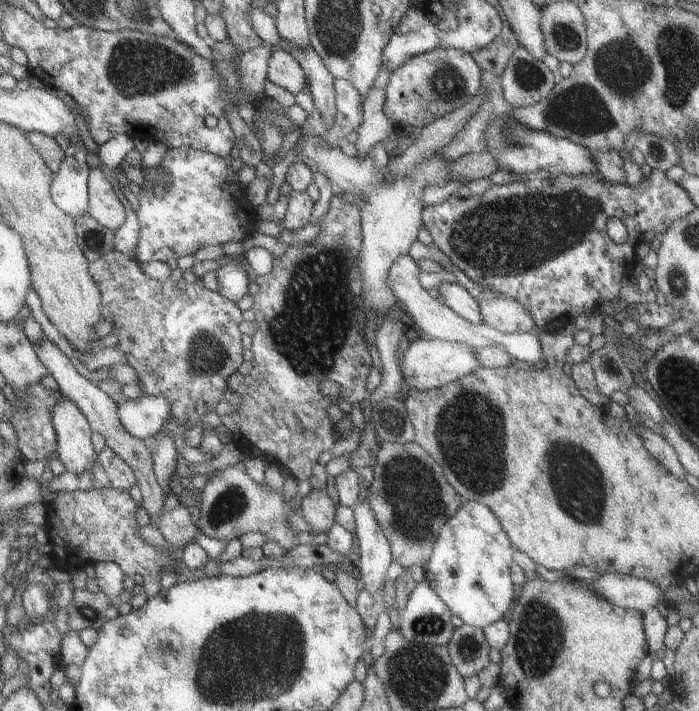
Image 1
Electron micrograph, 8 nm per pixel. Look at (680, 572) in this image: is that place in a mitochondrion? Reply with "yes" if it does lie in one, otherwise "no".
no

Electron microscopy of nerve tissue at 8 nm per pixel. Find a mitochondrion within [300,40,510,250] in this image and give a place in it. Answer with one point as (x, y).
(446, 83)

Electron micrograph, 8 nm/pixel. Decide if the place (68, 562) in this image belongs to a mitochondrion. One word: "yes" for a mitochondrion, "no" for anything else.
no

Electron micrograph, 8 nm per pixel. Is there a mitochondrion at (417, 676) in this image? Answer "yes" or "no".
yes

